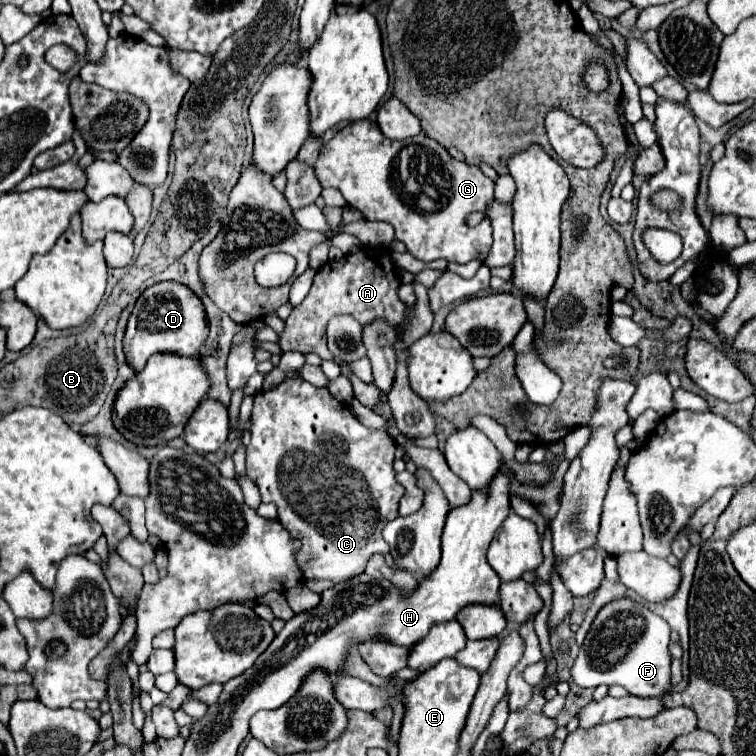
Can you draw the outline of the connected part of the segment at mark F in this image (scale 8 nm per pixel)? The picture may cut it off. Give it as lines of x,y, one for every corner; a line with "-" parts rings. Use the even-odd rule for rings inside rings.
628,596
616,598
598,610
590,632
580,646
580,654
572,668
572,678
582,688
620,684
634,696
662,696
670,690
668,642
670,626
664,618
654,614
644,602

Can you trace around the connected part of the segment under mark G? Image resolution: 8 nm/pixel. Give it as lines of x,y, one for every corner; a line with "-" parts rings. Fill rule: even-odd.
358,120
350,126
346,126
342,132
338,132
318,154
318,160
314,162
314,172
320,180
320,184
324,188
336,188
342,192
344,200
348,206
356,208
362,212
362,216
366,220
380,220
380,222
388,222
394,226
396,232
396,240
404,242
406,250
418,258
418,260
438,260
444,258
448,262
458,262
458,264
466,264
470,260
480,260
484,262
484,258
490,252
492,246
492,226
490,220
482,220
476,226
468,226
466,224
466,216
470,212
484,212
490,202
494,200
494,182
490,178
486,178
482,174
482,170
478,166
470,166
466,162
458,162
456,158
452,158
448,154
448,150
444,146
440,146
436,140
428,138
424,132
420,132
414,138
406,138
406,140
390,140
386,138
378,124
372,120
-
408,164
412,178
418,182
420,190
418,190
418,204
422,204
418,210
412,206
416,196
410,196
410,200
404,200
404,194
408,194
404,190
404,184
400,182
398,176
398,168

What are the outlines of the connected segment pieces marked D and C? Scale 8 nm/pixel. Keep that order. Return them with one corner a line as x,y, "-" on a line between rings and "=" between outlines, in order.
164,280
146,288
134,304
124,334
124,354
128,364
140,372
146,360
156,352
174,352
180,356
198,356
208,336
206,310
202,300
184,284
=
300,376
284,380
272,390
260,390
254,396
250,424
252,440
246,450
248,476
258,484
262,502
276,504
278,522
290,532
290,538
302,542
296,562
306,582
350,580
350,576
362,574
372,554
388,554
382,528
398,516
398,502
404,494
392,470
396,442
390,436
366,428
348,404
338,402
326,388
316,388

